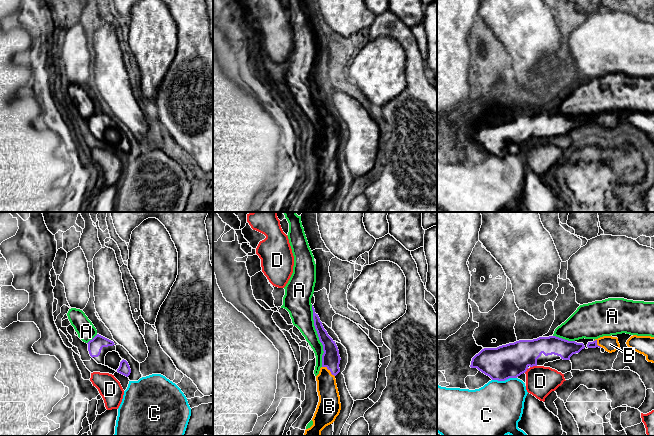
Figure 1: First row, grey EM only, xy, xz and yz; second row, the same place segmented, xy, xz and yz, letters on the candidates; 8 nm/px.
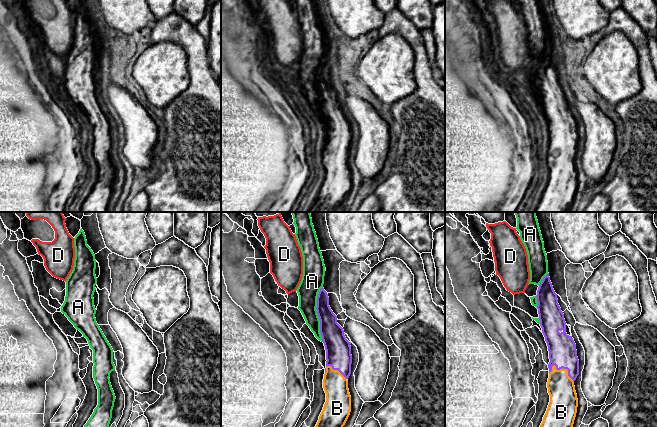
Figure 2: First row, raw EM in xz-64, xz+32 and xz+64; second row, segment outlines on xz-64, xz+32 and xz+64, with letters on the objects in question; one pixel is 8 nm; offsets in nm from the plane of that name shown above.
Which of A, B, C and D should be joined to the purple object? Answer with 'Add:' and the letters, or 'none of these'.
Add: B

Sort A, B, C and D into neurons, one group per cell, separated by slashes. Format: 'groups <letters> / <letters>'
groups A / B / C / D

